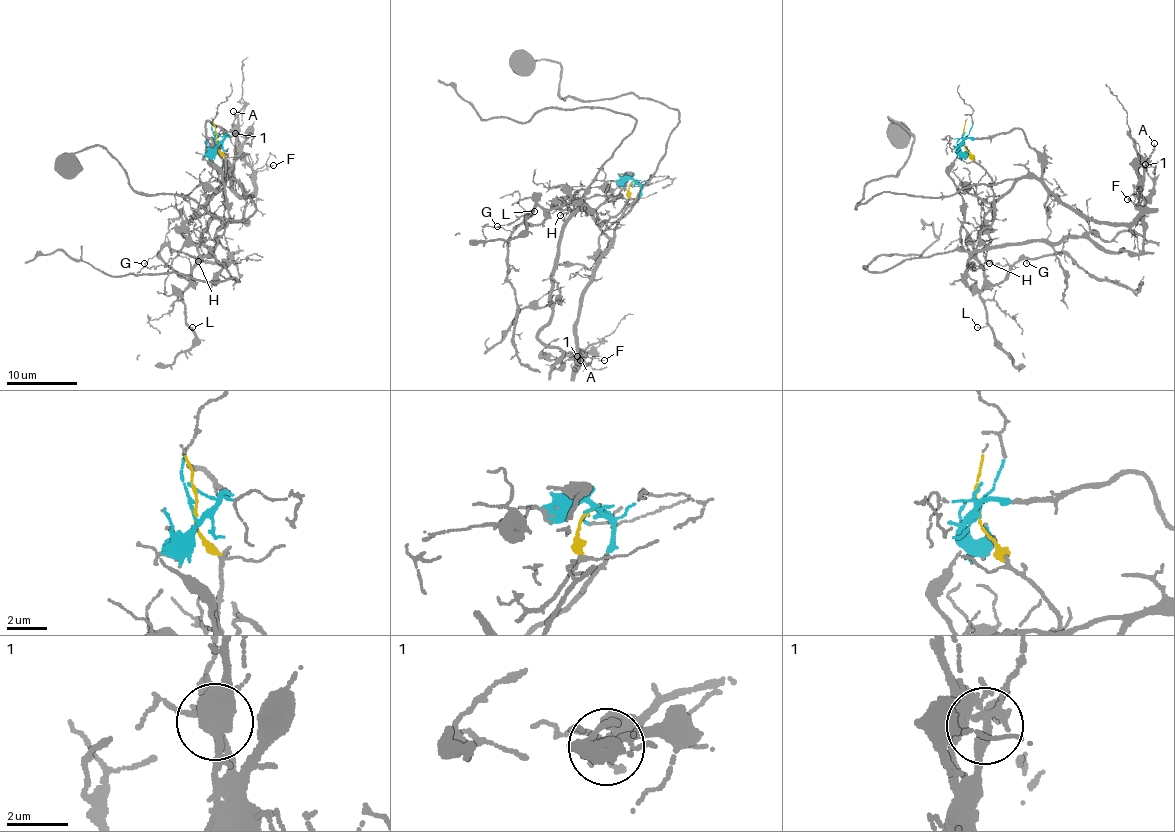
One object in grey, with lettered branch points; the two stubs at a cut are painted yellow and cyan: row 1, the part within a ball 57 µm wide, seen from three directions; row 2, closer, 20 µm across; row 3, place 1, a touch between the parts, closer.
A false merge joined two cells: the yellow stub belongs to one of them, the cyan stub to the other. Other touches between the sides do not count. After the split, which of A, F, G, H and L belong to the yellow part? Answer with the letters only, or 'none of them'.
G, H, L

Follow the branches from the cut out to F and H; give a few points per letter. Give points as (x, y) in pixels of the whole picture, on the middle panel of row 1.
F: (631, 182), (640, 187), (638, 201), (597, 244), (576, 323), (579, 365), (588, 357), (604, 361)
H: (631, 182), (623, 208), (607, 221), (598, 224), (595, 214), (586, 209), (559, 215)

